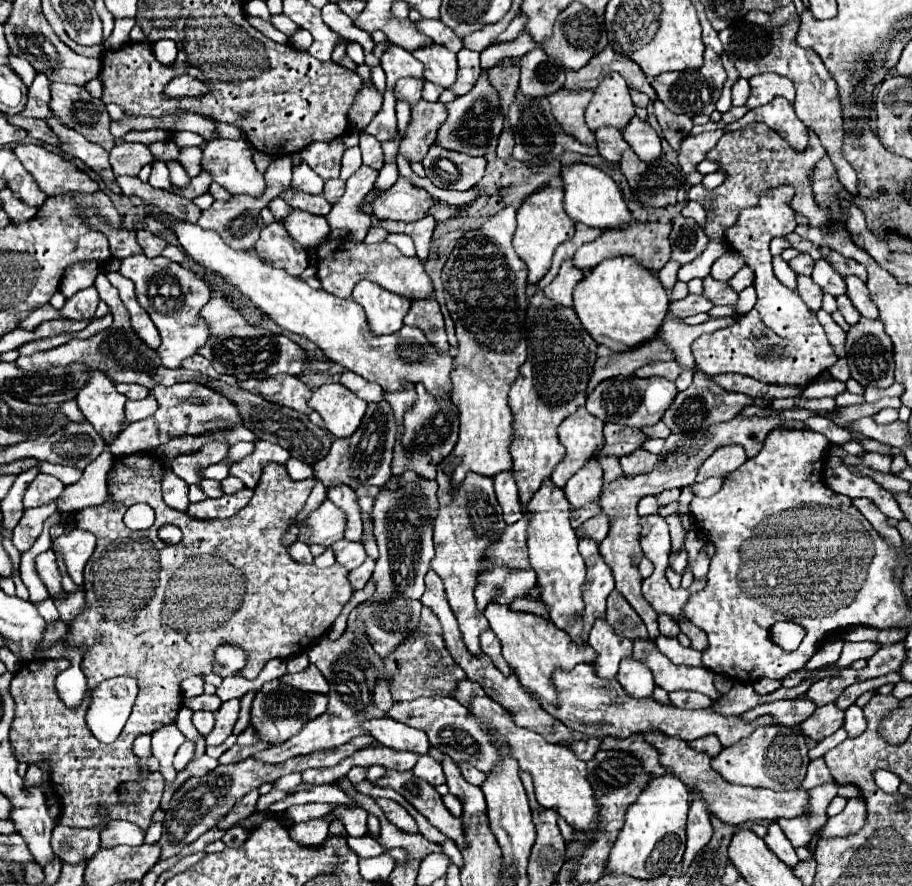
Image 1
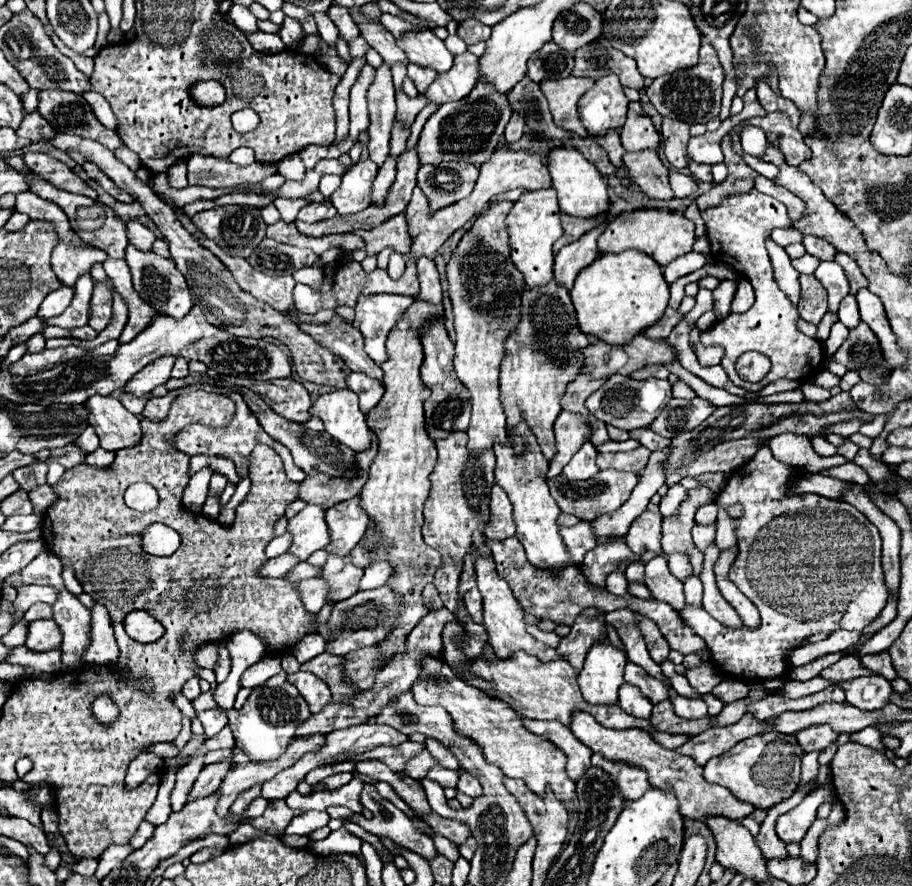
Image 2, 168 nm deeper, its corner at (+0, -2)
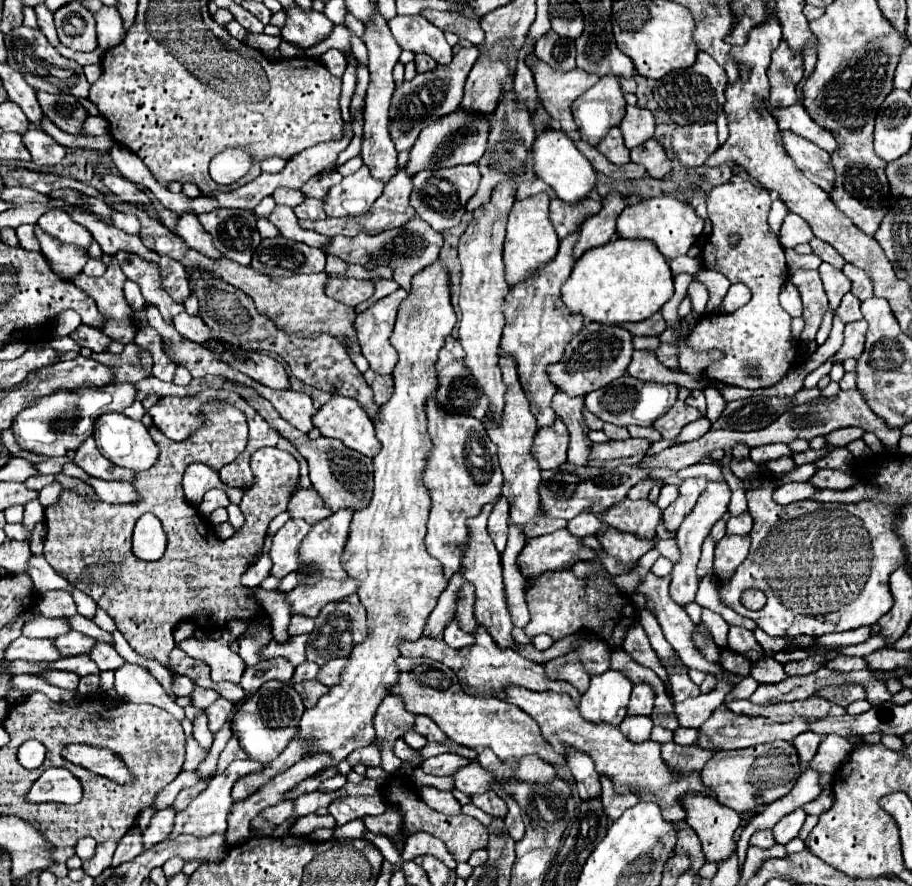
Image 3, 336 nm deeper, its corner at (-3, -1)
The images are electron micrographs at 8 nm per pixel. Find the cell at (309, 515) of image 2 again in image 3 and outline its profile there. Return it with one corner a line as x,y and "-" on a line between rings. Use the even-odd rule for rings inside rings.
290,519
272,539
272,547
268,551
270,559
272,559
272,569
270,575
282,579
288,573
298,569
298,555
296,549
302,543
302,539
306,537
306,533
310,531
310,525
302,519

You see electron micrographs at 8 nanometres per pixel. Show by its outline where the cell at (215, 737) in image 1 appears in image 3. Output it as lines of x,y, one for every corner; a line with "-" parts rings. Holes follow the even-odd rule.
168,807
168,809
164,809
164,811
156,811
156,813
152,815
150,825
142,831
142,835
144,835
144,851
146,851
148,847
164,841
164,839
170,835
172,823
174,823
174,815
176,815
176,813
174,813
172,807

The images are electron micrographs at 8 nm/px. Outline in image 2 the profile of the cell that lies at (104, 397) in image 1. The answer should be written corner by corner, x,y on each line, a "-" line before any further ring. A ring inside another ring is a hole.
91,396
85,408
89,408
89,424
95,428
101,448
117,452
139,444
139,418
131,414
115,396

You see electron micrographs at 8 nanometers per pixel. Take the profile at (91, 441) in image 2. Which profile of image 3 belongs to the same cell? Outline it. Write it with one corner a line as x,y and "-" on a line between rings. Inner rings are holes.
92,437
80,445
80,449
74,453
74,461
92,477
98,477
104,481
114,481
114,477
120,477
120,479
126,479
128,483
134,483
134,473
106,461
100,455

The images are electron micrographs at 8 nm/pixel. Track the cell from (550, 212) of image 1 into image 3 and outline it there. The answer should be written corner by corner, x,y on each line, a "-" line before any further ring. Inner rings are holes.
546,193
532,195
528,199
516,201
506,227
506,243
504,243
504,265
506,265
506,283
516,285
526,279
536,267
554,259
558,251
558,237
548,219
548,203
550,197

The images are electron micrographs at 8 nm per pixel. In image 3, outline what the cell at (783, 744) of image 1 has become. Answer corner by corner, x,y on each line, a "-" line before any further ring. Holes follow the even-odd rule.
772,741
736,751
718,751
702,769
702,783
712,789
720,805
730,807
738,813
762,811
768,803
788,795
800,777
800,761
796,749
788,741

